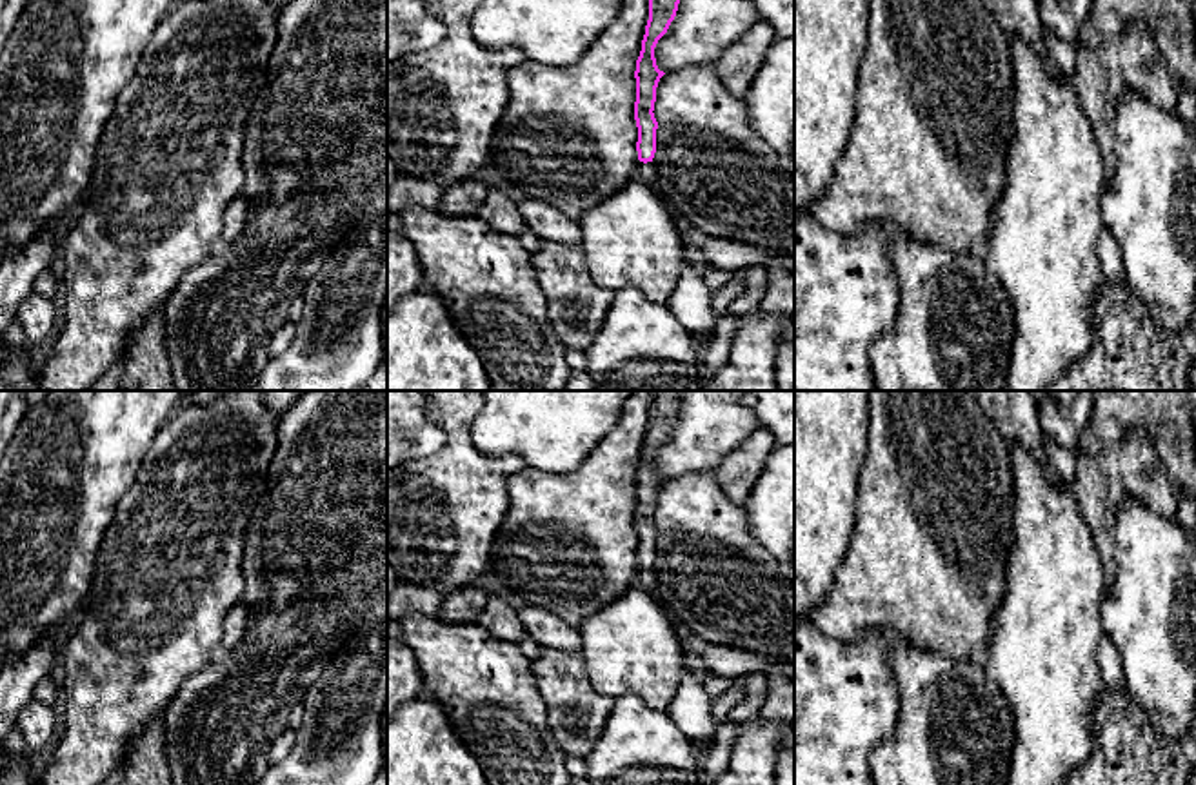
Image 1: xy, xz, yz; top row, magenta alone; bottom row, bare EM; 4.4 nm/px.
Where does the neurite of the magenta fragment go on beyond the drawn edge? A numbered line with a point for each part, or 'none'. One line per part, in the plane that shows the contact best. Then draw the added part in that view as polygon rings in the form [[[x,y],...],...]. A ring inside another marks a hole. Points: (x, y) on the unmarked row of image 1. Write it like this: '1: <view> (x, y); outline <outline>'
1: xz (646, 578); outline [[[640,569],[638,571],[638,587],[642,587],[643,591],[647,591],[653,598],[658,600],[658,591],[656,591],[656,578],[653,569]],[[658,600],[660,601],[660,600]]]

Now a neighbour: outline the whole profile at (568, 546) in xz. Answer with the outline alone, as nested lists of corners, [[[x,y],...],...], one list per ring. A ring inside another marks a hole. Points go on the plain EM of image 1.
[[[633,391],[618,423],[580,467],[549,474],[525,465],[507,482],[511,509],[491,547],[489,571],[525,605],[542,607],[571,627],[580,629],[638,585],[634,478],[651,402],[653,391]]]

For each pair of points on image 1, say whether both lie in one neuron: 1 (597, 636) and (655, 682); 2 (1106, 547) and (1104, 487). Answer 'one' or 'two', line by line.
1: one
2: one

